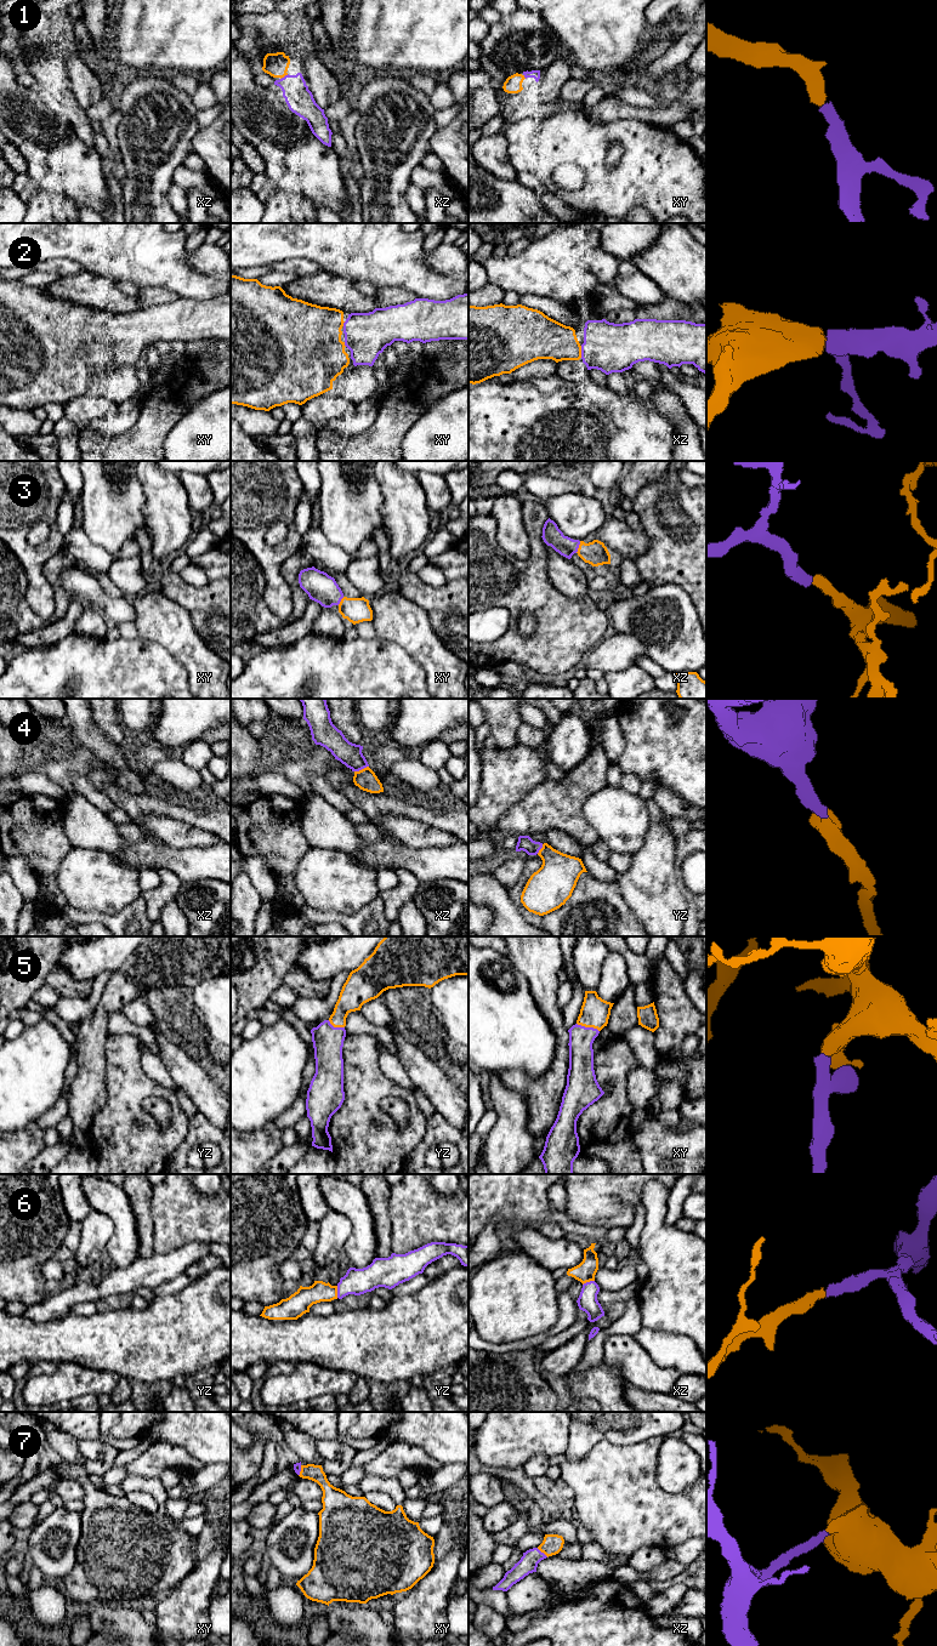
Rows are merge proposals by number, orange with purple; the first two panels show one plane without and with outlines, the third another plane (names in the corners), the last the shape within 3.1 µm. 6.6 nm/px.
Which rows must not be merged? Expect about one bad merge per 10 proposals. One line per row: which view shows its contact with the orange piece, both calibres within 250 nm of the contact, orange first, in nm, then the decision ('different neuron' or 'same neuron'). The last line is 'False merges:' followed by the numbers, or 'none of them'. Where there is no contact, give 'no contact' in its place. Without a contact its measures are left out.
1: xz | 160/180 nm | same neuron
2: xz | 280/320 nm | same neuron
3: xz | 160/130 nm | same neuron
4: xz | 140/150 nm | same neuron
5: xy | 200/160 nm | same neuron
6: yz | 150/180 nm | same neuron
7: xz | 140/120 nm | same neuron
False merges: none of them

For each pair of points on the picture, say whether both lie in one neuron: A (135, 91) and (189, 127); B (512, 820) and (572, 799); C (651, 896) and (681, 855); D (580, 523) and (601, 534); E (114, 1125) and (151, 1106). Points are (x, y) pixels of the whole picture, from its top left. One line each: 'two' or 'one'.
A: one
B: one
C: two
D: two
E: two

